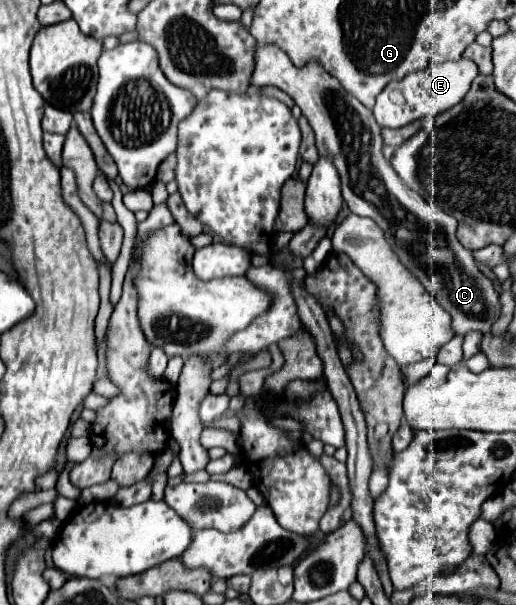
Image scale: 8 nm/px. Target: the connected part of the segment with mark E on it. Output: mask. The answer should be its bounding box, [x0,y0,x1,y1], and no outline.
[374,59,478,129]

